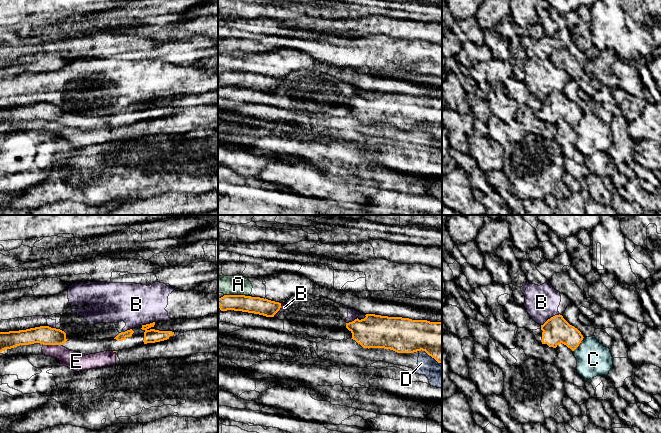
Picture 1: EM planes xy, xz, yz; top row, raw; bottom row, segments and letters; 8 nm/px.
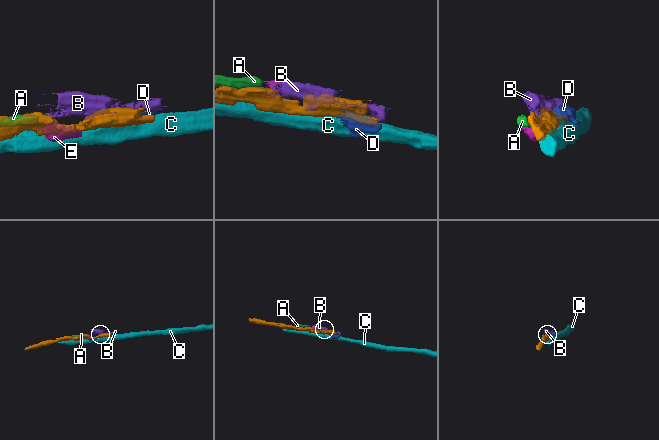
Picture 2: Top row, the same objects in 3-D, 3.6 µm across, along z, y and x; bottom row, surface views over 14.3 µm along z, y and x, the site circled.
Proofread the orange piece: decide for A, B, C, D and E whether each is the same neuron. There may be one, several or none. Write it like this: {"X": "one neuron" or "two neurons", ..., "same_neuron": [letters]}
{"A": "two neurons", "B": "two neurons", "C": "two neurons", "D": "two neurons", "E": "two neurons", "same_neuron": []}

